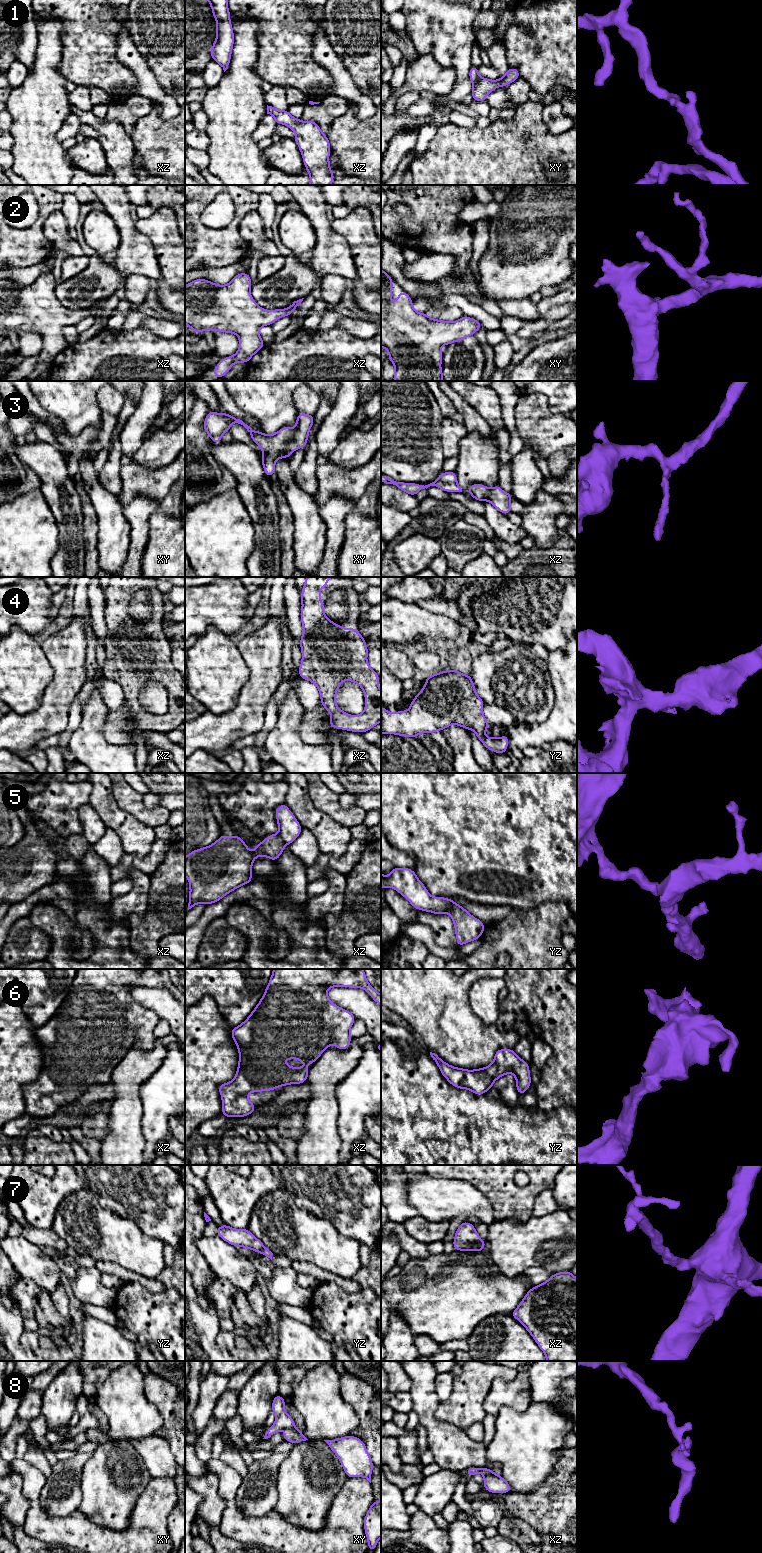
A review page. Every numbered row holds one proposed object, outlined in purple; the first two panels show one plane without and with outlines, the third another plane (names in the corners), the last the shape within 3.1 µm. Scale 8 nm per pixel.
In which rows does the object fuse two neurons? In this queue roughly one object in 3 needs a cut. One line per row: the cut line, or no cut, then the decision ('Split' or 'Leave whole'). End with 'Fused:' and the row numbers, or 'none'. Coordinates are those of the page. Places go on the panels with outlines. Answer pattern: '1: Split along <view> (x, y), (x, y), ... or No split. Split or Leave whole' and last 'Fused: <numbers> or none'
1: No split. Leave whole
2: No split. Leave whole
3: No split. Leave whole
4: No split. Leave whole
5: Split along yz (450, 899), (446, 912). Split
6: No split. Leave whole
7: No split. Leave whole
8: Split along xz (492, 1472), (484, 1476). Split
Fused: 5, 8

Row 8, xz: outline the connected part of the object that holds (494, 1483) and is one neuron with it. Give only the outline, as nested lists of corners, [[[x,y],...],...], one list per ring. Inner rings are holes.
[[[492,1472],[489,1476],[484,1476],[484,1489],[493,1493],[509,1493],[511,1492],[510,1484],[499,1474]]]

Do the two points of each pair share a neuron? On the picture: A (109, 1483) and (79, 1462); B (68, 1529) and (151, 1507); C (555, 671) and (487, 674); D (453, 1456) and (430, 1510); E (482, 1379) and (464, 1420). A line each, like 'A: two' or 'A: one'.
A: two
B: one
C: two
D: two
E: one

